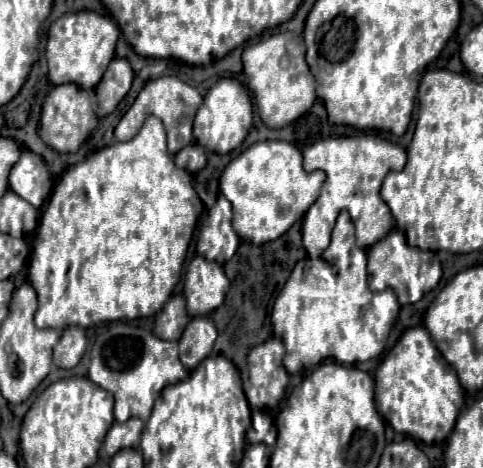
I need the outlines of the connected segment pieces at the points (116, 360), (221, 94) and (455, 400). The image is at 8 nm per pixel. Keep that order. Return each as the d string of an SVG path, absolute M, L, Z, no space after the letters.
M117 322L105 334L97 336L91 348L89 378L115 396L117 422L127 422L129 418L141 418L145 422L161 390L169 384L185 380L187 376L185 366L179 362L177 342L161 340L147 330L125 322Z
M223 78L215 86L209 88L209 92L203 98L201 108L195 114L193 122L193 136L199 146L203 146L209 152L227 154L243 144L249 128L251 128L251 114L253 104L249 98L249 92L233 78Z
M424 326L408 328L383 357L375 371L375 406L395 432L409 434L425 444L449 438L464 405L464 391L455 370L439 356Z

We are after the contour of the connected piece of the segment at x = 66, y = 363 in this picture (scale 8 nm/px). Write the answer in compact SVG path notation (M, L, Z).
M79 326L65 328L61 334L61 340L53 350L53 362L59 368L75 368L85 352L85 346L87 346L87 338L83 328Z

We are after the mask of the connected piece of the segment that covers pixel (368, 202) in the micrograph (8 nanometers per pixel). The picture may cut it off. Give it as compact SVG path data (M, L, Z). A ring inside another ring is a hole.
M330 136L305 147L302 156L303 168L307 172L323 170L327 174L321 196L309 206L303 218L303 246L309 258L319 258L319 252L323 252L329 246L331 232L341 210L349 210L355 224L357 244L361 248L373 246L393 228L393 216L389 212L389 206L379 196L379 188L383 184L383 178L391 170L395 172L403 170L407 162L405 148L385 140L383 136ZM355 197L358 197L357 216L353 214Z

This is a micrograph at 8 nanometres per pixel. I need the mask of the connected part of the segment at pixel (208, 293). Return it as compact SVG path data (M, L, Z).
M195 256L185 272L183 295L187 300L189 316L207 316L223 304L229 280L217 262Z

